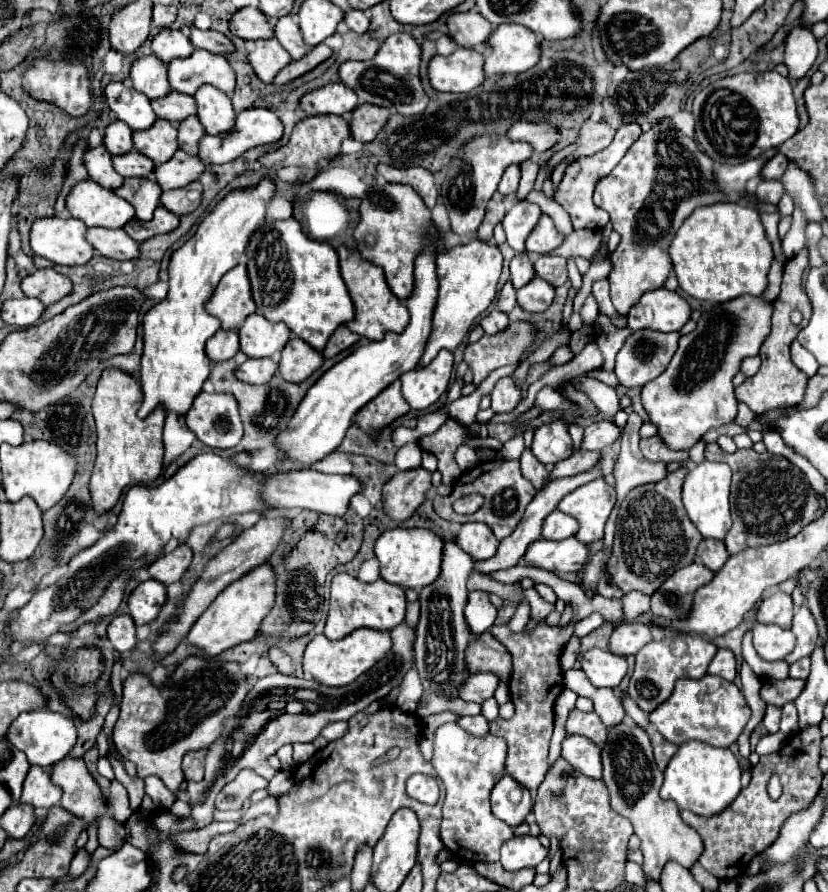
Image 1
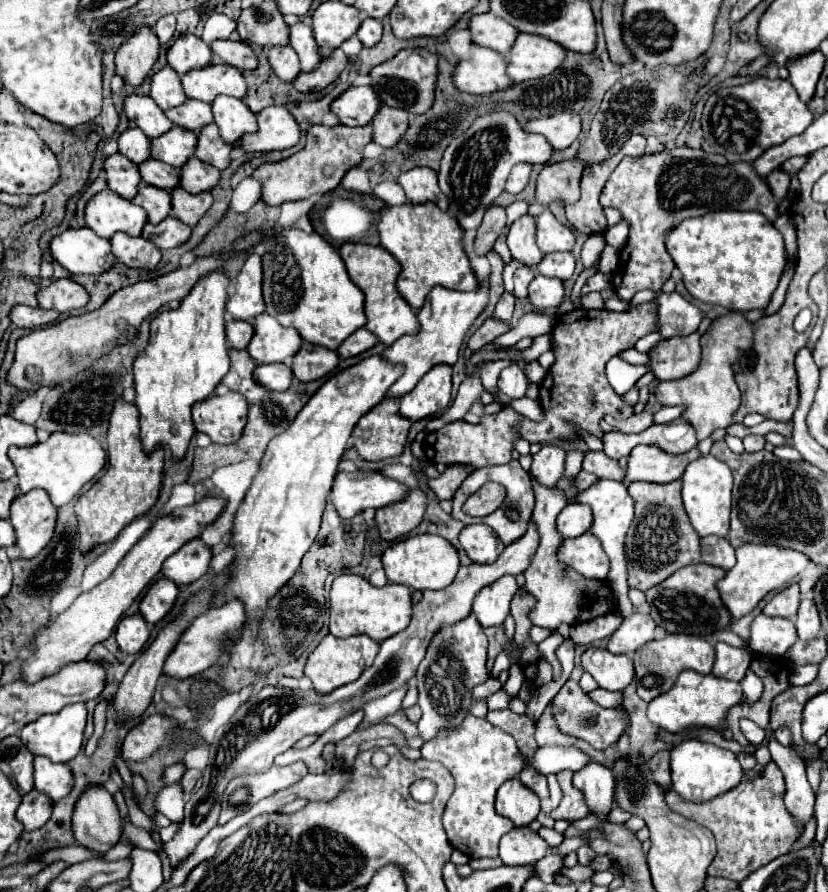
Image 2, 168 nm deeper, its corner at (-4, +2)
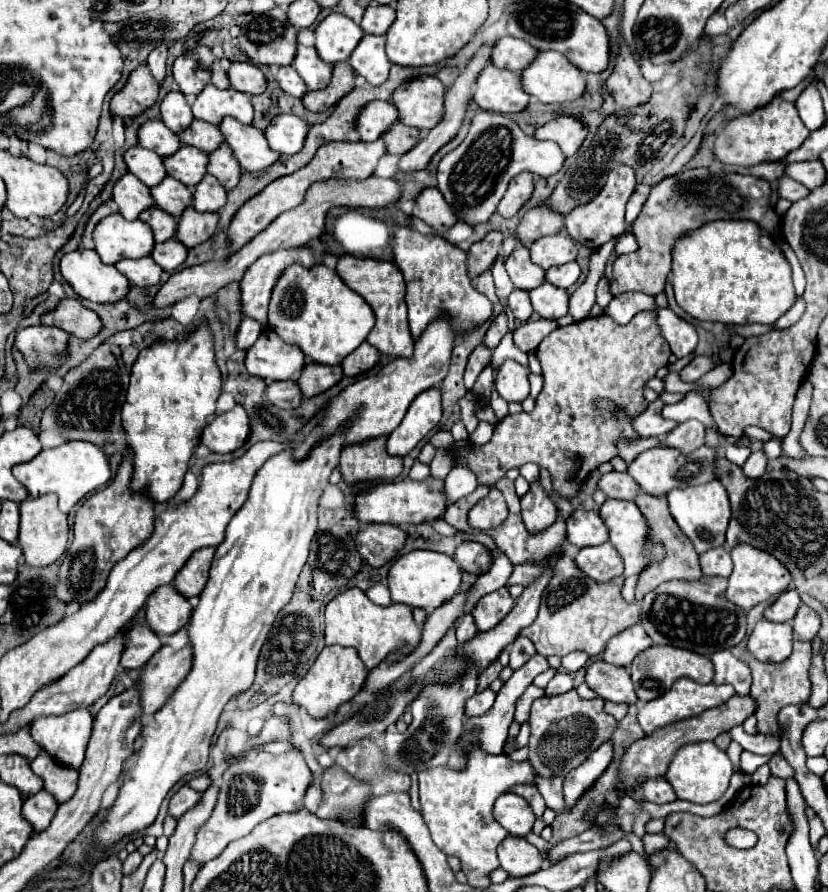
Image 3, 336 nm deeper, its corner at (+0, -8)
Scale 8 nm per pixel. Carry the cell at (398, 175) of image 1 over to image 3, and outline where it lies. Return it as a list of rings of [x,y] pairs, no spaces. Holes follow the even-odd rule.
[[[424,188],[416,196],[414,216],[424,220],[436,232],[446,232],[456,222],[452,208],[446,204],[444,196],[436,188]]]

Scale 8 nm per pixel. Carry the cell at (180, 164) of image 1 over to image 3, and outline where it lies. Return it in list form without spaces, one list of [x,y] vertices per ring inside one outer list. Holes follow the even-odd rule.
[[[206,174],[194,188],[194,208],[198,212],[218,212],[226,204],[226,190],[214,176]]]

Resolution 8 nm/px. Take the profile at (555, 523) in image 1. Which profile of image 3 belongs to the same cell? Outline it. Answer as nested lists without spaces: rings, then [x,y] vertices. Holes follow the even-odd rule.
[[[576,510],[566,520],[568,526],[568,542],[584,548],[584,546],[598,546],[608,540],[608,528],[604,526],[598,512],[590,510]]]

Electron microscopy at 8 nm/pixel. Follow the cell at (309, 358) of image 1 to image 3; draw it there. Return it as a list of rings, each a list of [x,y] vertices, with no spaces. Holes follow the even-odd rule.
[[[310,362],[302,368],[302,374],[296,380],[296,384],[300,386],[304,398],[312,398],[312,396],[332,388],[340,378],[342,378],[340,366],[322,366],[322,364]]]

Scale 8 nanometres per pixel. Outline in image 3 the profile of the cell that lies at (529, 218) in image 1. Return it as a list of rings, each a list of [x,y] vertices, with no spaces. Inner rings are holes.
[[[526,246],[514,248],[514,252],[506,260],[506,272],[512,280],[512,284],[520,290],[532,290],[544,282],[544,270],[540,266],[534,266],[528,254]]]

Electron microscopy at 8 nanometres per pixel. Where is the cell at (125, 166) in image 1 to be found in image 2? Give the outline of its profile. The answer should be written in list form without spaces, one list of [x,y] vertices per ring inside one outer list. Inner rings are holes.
[[[150,158],[146,164],[140,164],[138,168],[142,174],[142,180],[150,186],[156,186],[162,190],[174,190],[176,186],[180,186],[180,170],[168,166],[160,160]]]

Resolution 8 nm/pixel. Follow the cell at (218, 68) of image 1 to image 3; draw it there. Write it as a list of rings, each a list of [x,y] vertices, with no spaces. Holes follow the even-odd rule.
[[[206,86],[206,90],[202,90],[202,94],[196,96],[192,112],[194,118],[206,120],[210,124],[220,124],[224,116],[234,116],[240,122],[250,124],[254,116],[248,94],[242,94],[232,88],[218,90],[216,86]]]

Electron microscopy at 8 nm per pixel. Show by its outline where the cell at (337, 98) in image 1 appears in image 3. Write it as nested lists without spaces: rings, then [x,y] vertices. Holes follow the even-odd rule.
[[[374,100],[360,108],[354,130],[360,140],[372,142],[378,140],[396,120],[398,120],[398,112],[390,102]]]

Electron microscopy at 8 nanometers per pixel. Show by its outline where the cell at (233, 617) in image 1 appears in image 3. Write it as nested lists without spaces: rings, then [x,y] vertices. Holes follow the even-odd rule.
[[[190,644],[178,652],[174,652],[172,646],[162,646],[158,654],[150,658],[138,678],[144,714],[154,714],[164,706],[174,690],[186,680],[184,676],[190,672],[192,662],[194,656]]]

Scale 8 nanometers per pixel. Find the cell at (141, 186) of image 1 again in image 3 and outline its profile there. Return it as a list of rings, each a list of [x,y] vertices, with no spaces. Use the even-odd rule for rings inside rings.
[[[152,206],[150,210],[144,210],[140,214],[140,220],[152,228],[156,242],[166,242],[176,232],[176,218],[172,214],[166,214],[164,210],[160,210],[156,206]]]

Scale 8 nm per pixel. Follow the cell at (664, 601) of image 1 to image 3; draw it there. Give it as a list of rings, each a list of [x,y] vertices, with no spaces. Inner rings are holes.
[[[702,576],[696,582],[686,582],[686,580],[670,580],[658,586],[654,592],[646,594],[642,604],[642,626],[646,634],[652,638],[654,644],[670,644],[678,648],[686,648],[692,652],[698,652],[702,656],[712,656],[716,650],[726,650],[736,646],[744,636],[746,636],[746,612],[742,612],[736,604],[728,602],[724,592],[726,592],[726,578],[720,576]]]

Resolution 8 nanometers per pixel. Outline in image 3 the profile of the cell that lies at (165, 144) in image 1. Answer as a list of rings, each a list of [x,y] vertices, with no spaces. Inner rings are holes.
[[[182,146],[178,152],[164,158],[166,172],[186,186],[196,186],[202,180],[206,174],[206,164],[208,154],[192,146]]]

